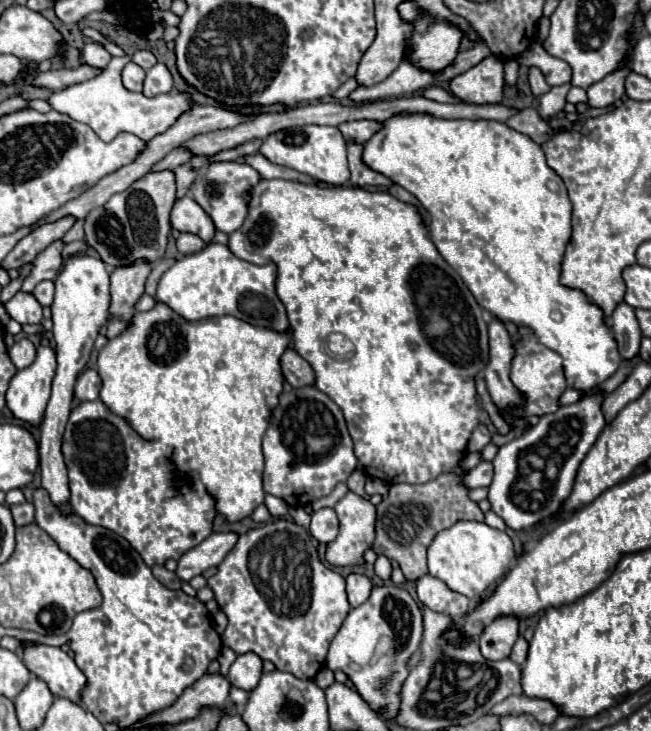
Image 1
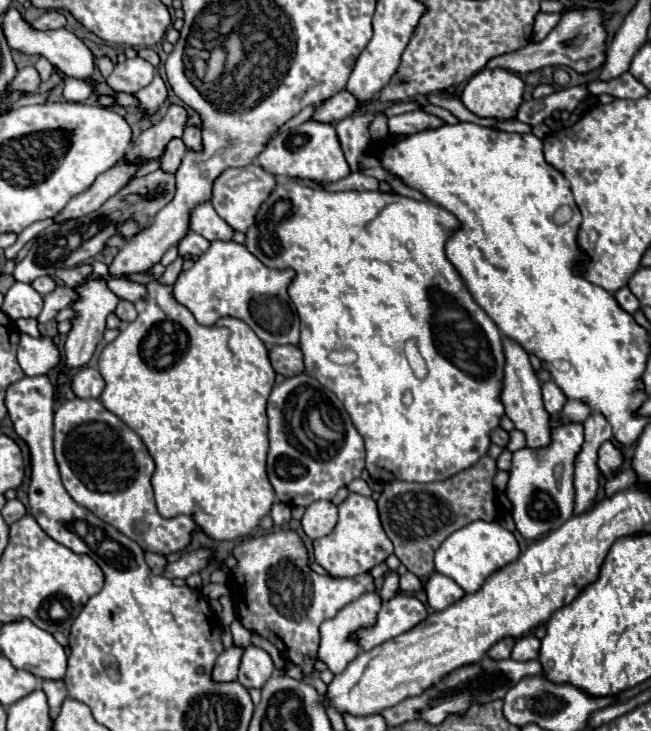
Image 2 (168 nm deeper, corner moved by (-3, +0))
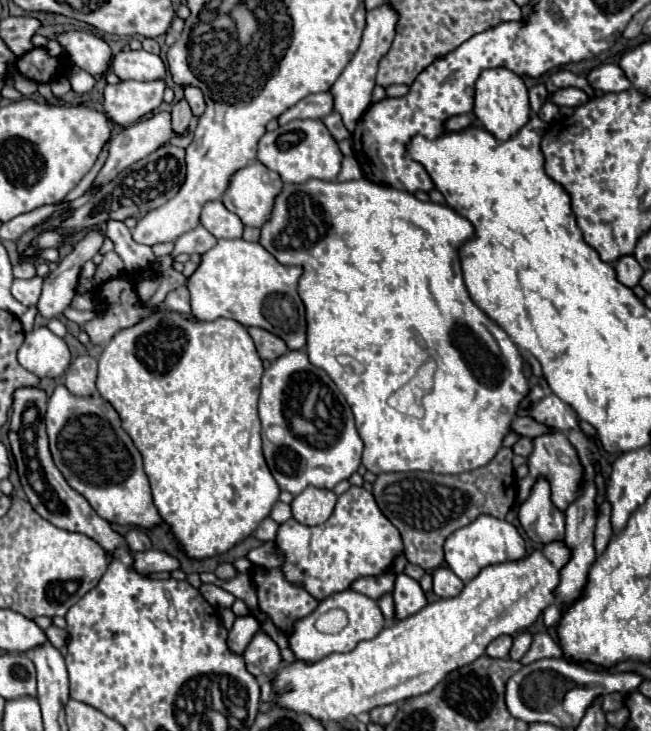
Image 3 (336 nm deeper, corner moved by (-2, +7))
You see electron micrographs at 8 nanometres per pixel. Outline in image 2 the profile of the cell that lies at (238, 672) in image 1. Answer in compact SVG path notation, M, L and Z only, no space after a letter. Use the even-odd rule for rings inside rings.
M247 646L239 666L239 682L245 688L261 688L275 672L271 656L257 646Z

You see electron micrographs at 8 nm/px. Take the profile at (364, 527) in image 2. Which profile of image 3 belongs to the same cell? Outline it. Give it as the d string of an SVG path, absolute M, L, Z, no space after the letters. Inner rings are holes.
M350 487L340 495L330 519L318 527L306 527L288 519L278 529L276 545L286 555L286 563L282 565L286 579L302 583L316 599L326 599L332 593L346 591L358 577L384 573L394 557L402 553L398 529L390 525L378 509L372 493L364 487Z

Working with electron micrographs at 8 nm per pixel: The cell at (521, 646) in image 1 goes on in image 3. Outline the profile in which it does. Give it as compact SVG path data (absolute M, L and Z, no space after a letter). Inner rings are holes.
M518 633L514 637L514 645L510 649L510 659L514 661L520 661L522 655L528 651L528 647L532 645L532 635L530 633Z

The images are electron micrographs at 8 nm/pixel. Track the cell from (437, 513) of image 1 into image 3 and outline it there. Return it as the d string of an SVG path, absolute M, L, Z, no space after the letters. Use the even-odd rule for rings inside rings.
M502 447L488 465L460 475L436 475L424 471L378 475L376 483L372 485L374 499L380 511L400 531L404 541L404 555L412 565L418 565L426 573L432 573L444 563L442 541L446 541L454 529L468 525L474 521L474 517L484 513L498 519L506 517L516 501L512 457L512 449Z

